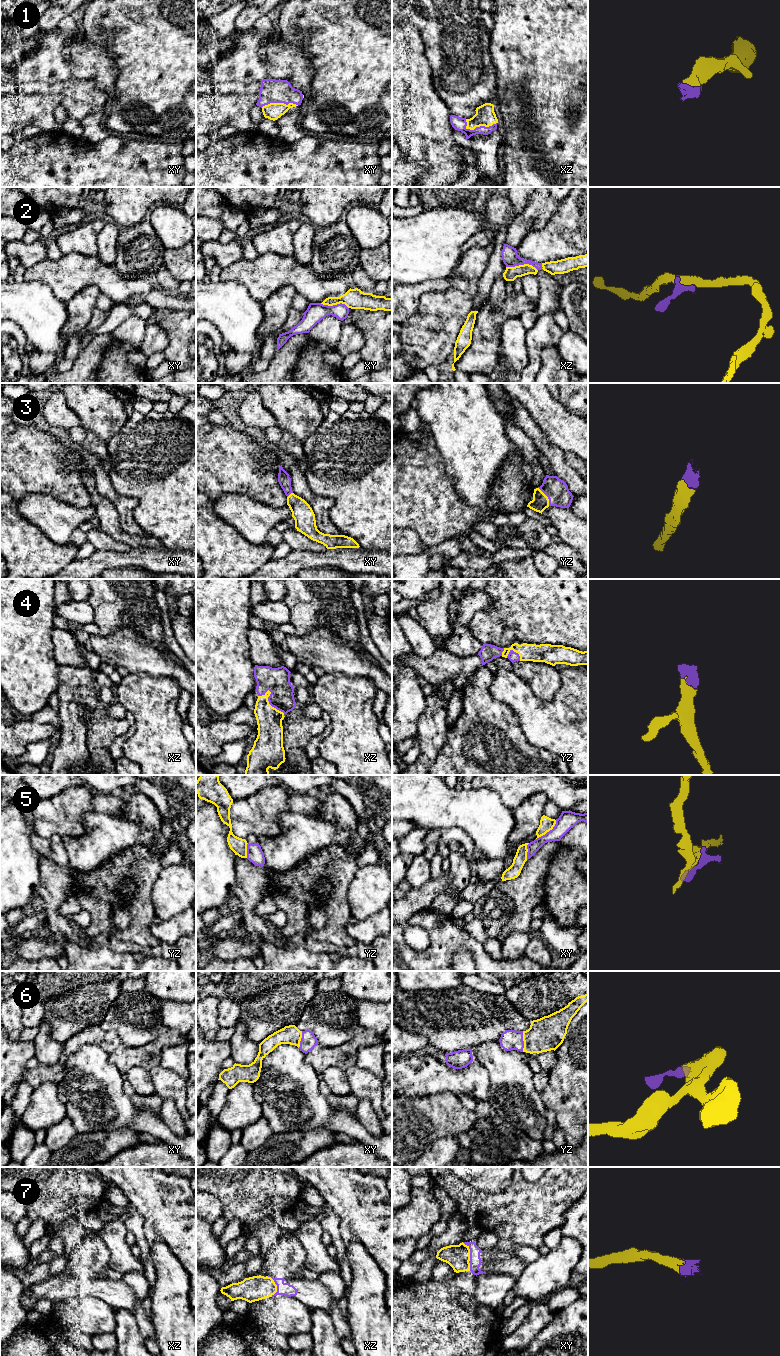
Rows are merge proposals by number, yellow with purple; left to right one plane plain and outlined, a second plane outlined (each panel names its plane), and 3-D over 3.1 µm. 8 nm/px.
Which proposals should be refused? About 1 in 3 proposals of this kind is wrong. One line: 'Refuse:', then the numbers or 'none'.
Refuse: 2, 5

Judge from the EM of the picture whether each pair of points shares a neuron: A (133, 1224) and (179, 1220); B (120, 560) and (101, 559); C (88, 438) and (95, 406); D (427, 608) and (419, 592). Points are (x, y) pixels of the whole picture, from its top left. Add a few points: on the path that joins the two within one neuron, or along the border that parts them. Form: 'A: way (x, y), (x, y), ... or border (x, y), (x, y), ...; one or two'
A: border (136, 1210), (143, 1219), (143, 1233), (149, 1246); two
B: way (115, 559), (106, 559); one
C: border (80, 425), (106, 442); two
D: border (424, 596), (419, 600); two

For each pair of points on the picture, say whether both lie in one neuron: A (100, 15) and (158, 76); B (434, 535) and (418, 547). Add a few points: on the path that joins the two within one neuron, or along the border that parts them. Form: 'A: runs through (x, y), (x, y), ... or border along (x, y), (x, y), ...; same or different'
A: runs through (115, 30), (146, 61); same
B: border along (403, 529), (413, 529), (419, 540), (430, 547); different

